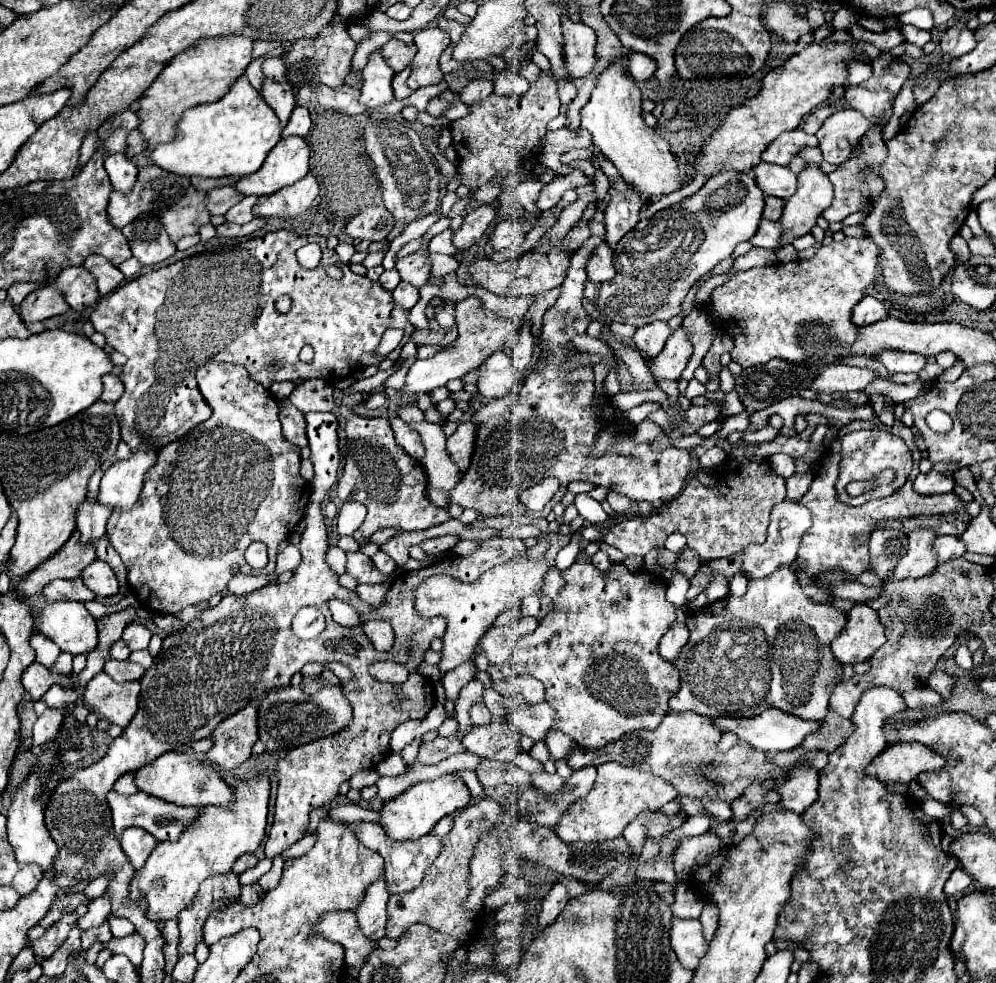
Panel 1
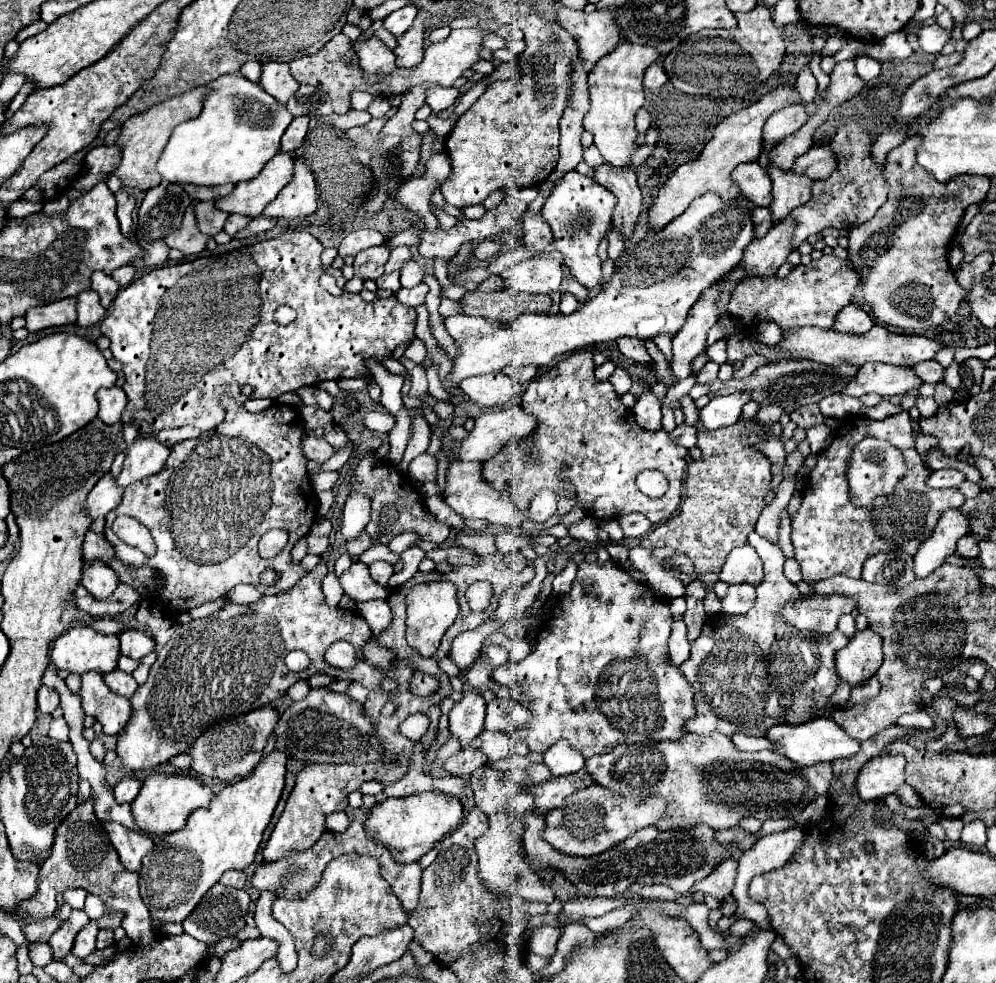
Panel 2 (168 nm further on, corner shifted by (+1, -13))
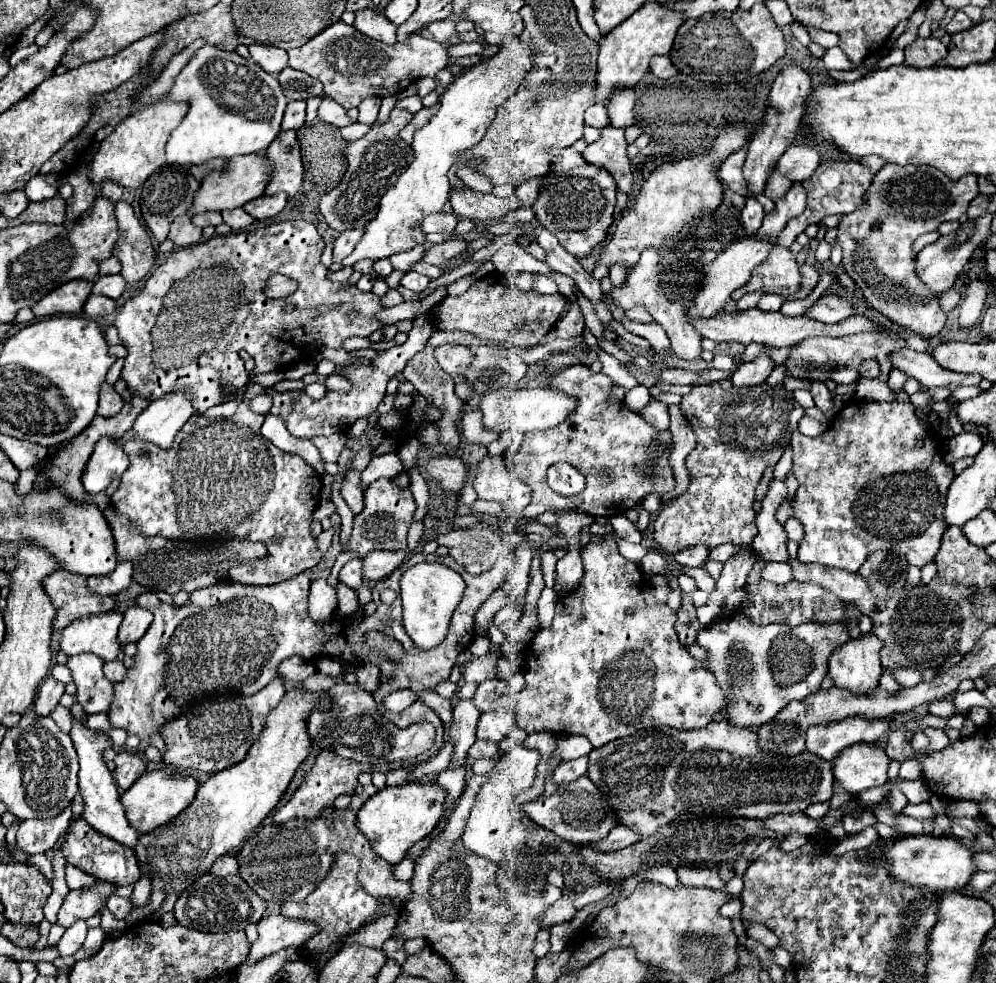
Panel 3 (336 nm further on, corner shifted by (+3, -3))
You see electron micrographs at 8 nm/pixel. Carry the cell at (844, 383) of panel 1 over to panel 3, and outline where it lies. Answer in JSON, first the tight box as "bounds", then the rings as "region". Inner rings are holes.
{"bounds":[888,348,980,390],"region":[[[902,348],[894,354],[888,356],[890,368],[898,368],[904,372],[908,378],[916,378],[922,386],[934,388],[934,386],[944,386],[948,390],[954,390],[958,386],[968,386],[980,384],[980,374],[956,374],[950,370],[944,370],[942,366],[936,366],[932,362],[928,352],[916,352],[910,348]]]}

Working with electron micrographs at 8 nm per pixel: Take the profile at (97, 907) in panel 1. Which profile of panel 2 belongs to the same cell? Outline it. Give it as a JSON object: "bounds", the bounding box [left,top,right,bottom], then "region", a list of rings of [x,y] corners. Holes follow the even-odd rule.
{"bounds":[72,920,98,958],"region":[[[92,920],[90,924],[86,924],[78,936],[76,936],[76,942],[74,942],[74,948],[72,948],[72,954],[76,958],[86,958],[88,954],[92,954],[96,950],[96,934],[98,934],[98,926],[96,922]]]}

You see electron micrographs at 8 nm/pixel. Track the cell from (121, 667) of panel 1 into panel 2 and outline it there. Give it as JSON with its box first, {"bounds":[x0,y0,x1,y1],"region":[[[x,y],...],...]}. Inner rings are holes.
{"bounds":[104,668,138,698],"region":[[[116,668],[114,672],[104,674],[104,682],[106,682],[116,694],[126,696],[126,698],[130,698],[130,696],[136,692],[136,688],[138,688],[138,684],[136,684],[136,680],[132,678],[132,674],[126,674],[126,672],[118,670],[118,668]]]}

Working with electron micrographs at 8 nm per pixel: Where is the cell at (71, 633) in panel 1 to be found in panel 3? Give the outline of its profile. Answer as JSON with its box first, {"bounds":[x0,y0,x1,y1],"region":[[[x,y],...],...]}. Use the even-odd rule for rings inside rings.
{"bounds":[58,612,122,662],"region":[[[106,612],[74,620],[62,630],[58,646],[66,656],[90,652],[100,656],[104,662],[114,660],[120,652],[120,644],[116,640],[120,622],[122,614],[118,612]]]}

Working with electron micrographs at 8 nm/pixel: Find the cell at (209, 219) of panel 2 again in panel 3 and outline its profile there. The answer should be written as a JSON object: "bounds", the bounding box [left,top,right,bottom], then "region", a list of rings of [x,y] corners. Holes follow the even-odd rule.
{"bounds":[192,212,222,228],"region":[[[220,212],[194,214],[194,216],[192,216],[192,224],[198,226],[198,228],[204,228],[204,226],[218,226],[218,224],[222,224],[222,216],[220,216]]]}

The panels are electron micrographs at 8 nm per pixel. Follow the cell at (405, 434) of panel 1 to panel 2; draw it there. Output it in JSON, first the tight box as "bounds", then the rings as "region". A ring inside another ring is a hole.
{"bounds":[408,454,438,482],"region":[[[420,454],[418,458],[414,458],[410,462],[410,468],[408,468],[408,474],[418,480],[418,482],[434,482],[436,480],[436,468],[438,468],[438,462],[434,456],[430,454]]]}

